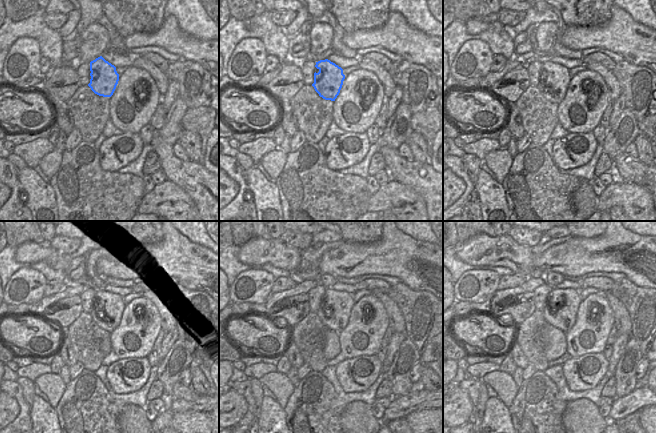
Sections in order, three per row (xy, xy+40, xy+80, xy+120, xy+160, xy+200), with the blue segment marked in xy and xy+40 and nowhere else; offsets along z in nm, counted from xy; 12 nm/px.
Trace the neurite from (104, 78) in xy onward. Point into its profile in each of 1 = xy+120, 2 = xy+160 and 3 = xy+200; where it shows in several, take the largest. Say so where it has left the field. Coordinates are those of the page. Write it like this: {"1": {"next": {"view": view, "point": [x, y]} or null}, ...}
{"1": {"next": {"view": "xy+120", "point": [108, 312]}}, "2": {"next": {"view": "xy+160", "point": [334, 312]}}, "3": {"next": {"view": "xy+200", "point": [563, 304]}}}

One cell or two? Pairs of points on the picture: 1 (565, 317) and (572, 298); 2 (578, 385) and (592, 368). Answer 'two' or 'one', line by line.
1: one
2: one

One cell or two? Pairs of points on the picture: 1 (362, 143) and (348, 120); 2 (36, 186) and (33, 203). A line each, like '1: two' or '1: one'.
1: two
2: one

